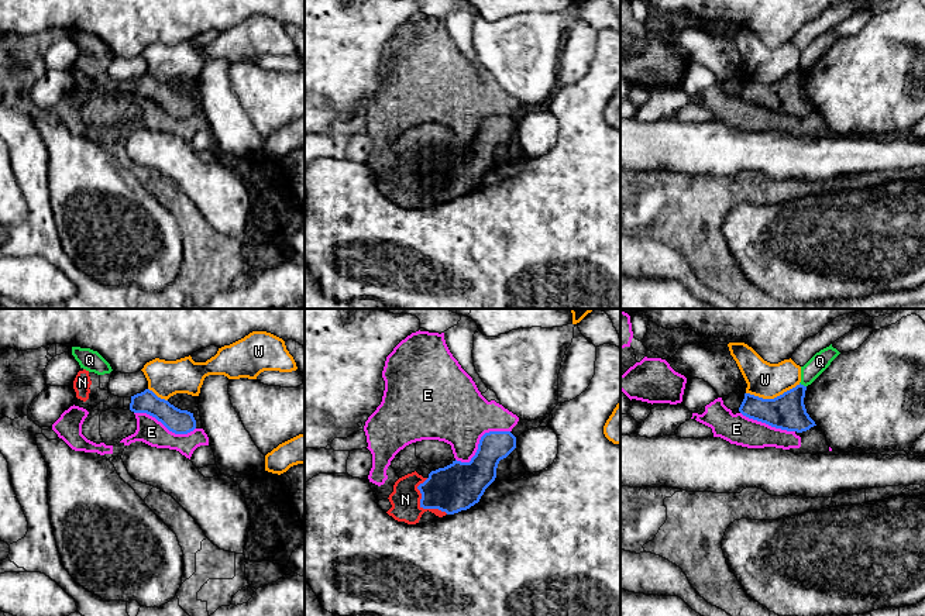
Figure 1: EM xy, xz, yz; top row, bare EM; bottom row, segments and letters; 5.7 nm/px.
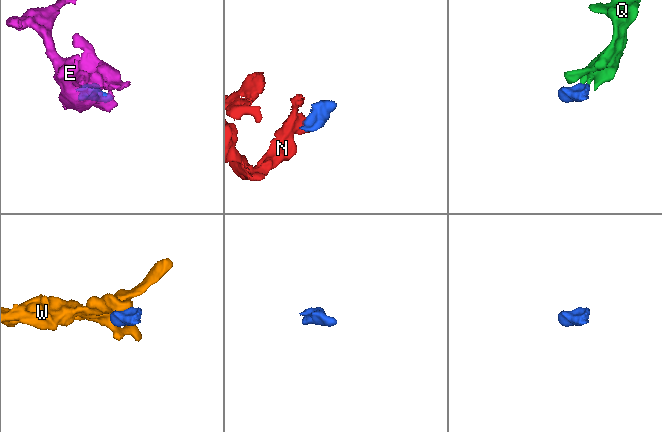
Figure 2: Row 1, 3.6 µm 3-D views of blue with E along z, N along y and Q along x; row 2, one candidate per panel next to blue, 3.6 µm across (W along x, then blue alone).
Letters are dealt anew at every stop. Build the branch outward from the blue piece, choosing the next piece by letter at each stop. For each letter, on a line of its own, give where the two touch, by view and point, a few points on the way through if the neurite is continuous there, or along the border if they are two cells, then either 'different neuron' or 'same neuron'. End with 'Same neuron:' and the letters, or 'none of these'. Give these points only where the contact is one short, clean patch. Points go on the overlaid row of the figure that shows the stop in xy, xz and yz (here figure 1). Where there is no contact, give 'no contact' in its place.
E: contact xz (480, 441); border xz (509, 430), (487, 432), (468, 461), (456, 460); different neuron
N: contact xz (420, 505); way xz (457, 487), (432, 494), (420, 505), (415, 499), (405, 499); same neuron
Q: contact yz (803, 385); border yz (800, 382), (805, 386); different neuron
W: contact yz (774, 398); border yz (800, 384), (773, 398), (759, 398), (746, 393); different neuron
Same neuron: N

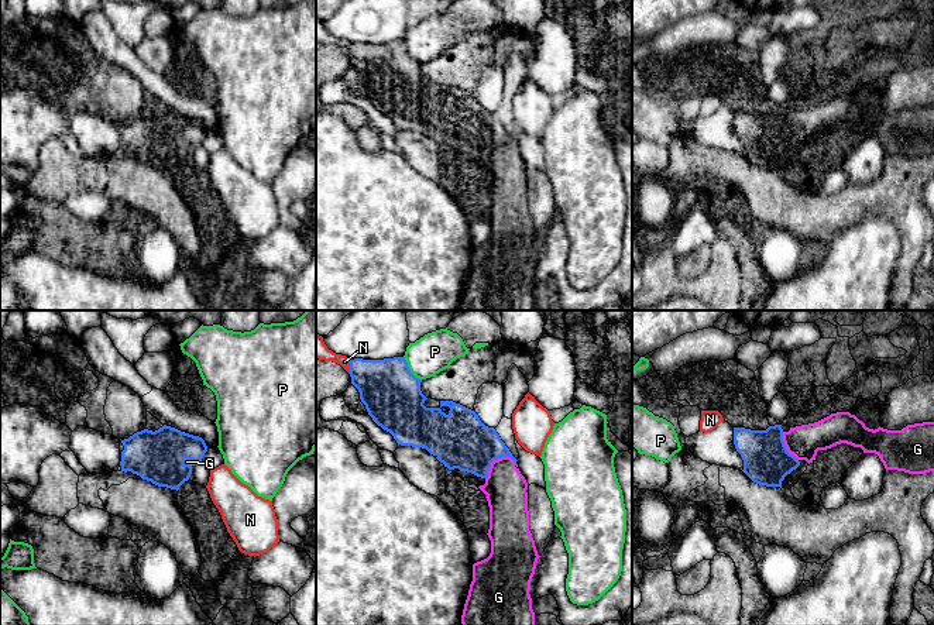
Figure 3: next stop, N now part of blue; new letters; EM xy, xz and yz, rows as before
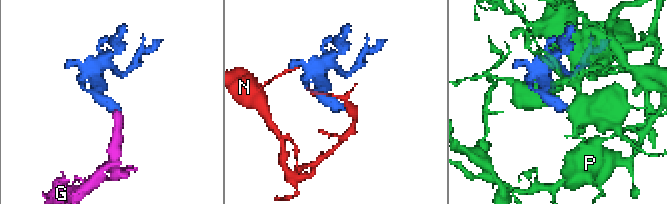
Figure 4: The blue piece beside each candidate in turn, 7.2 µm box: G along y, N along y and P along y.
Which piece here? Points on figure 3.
G: contact xz (494, 459); way xz (460, 440), (494, 459), (505, 487); same neuron
N: contact xz (350, 367); different neuron
P: contact xz (408, 368); different neuron
Same neuron: G

